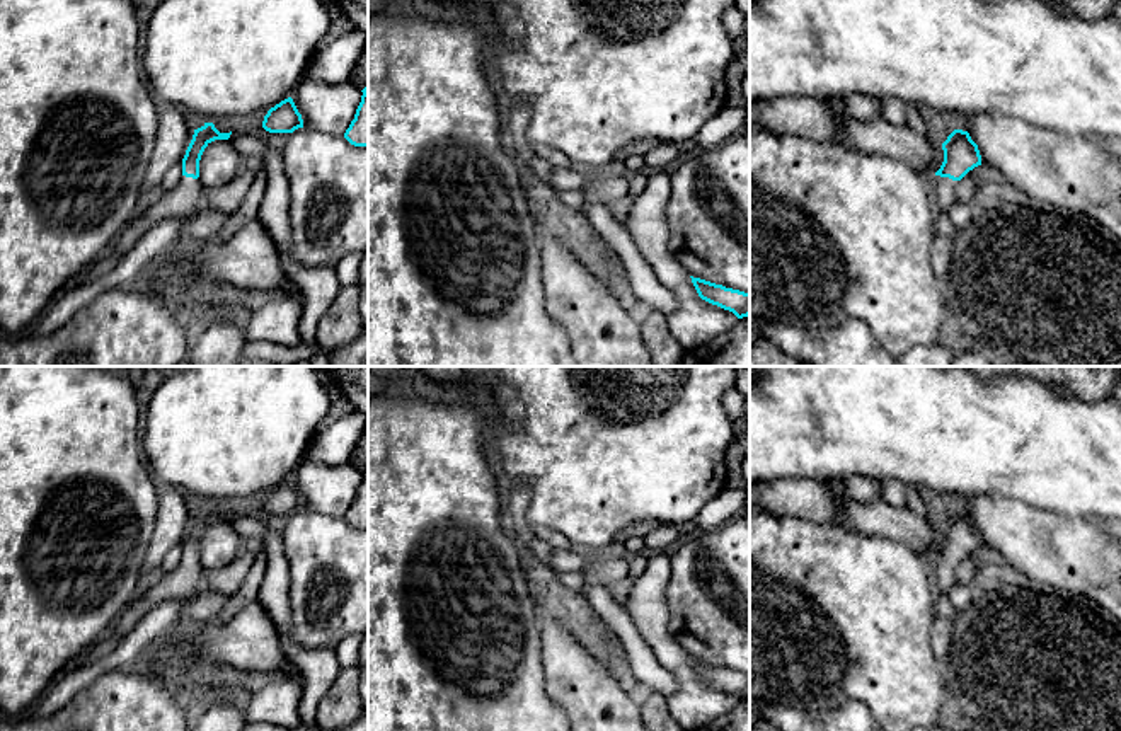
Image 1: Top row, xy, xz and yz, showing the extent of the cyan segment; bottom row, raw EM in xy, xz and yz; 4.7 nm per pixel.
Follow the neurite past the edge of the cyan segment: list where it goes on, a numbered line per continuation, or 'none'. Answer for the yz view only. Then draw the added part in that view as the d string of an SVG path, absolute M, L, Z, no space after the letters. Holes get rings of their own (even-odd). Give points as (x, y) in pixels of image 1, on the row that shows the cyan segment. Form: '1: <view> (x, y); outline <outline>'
1: yz (942, 188); outline M940 176L934 177L932 196L934 196L935 211L949 213L949 210L956 203L956 187L957 187L957 181Z

